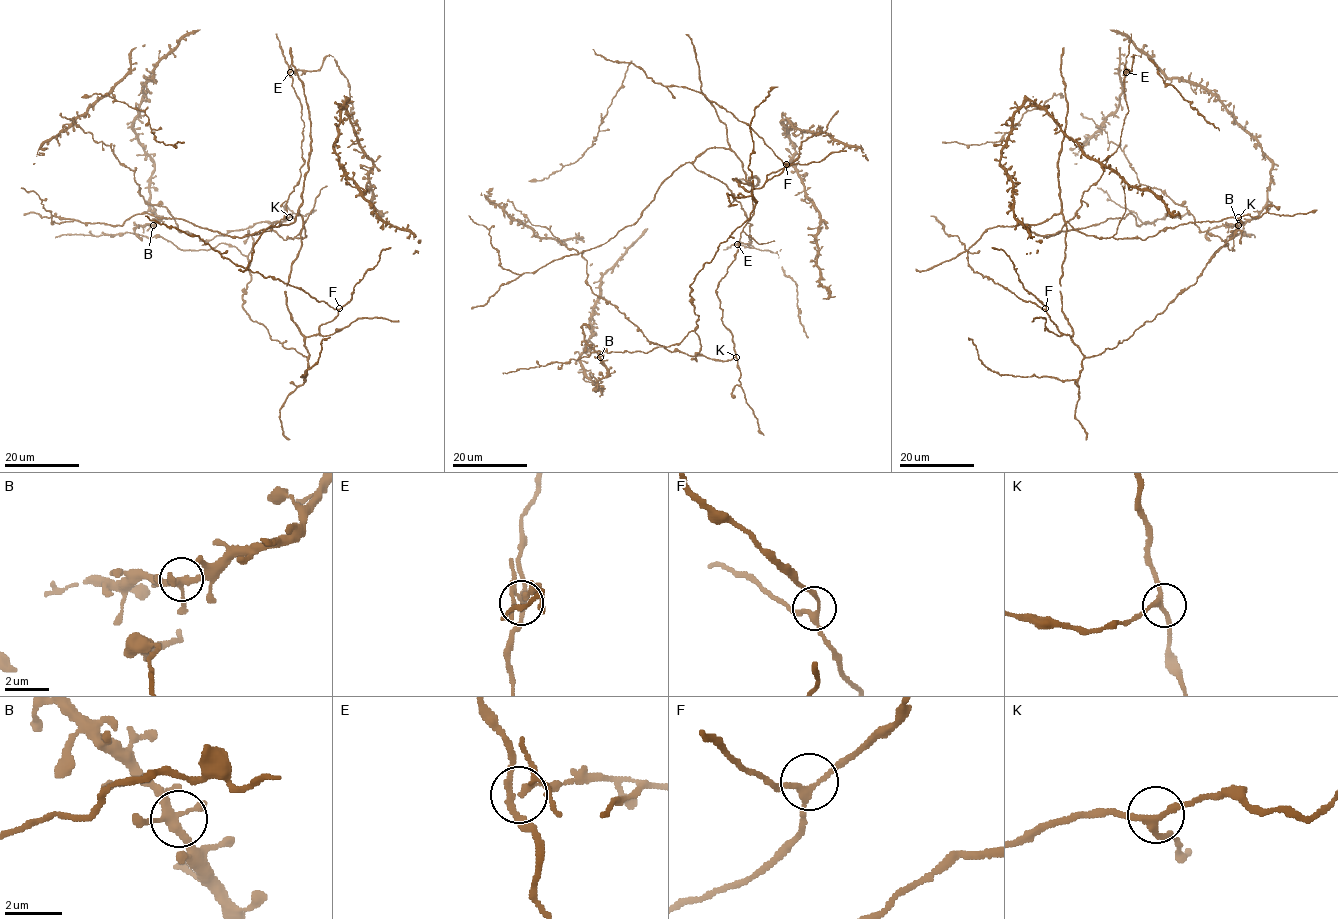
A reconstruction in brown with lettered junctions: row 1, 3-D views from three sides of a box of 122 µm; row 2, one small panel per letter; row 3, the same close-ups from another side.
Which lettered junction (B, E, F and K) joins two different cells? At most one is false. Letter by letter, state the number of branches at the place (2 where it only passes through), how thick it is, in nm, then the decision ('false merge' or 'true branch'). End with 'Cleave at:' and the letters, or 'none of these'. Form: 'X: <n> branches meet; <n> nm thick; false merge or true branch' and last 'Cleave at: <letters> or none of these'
B: 5 branches meet; 280 nm thick; true branch
E: 5 branches meet; 200 nm thick; false merge
F: 3 branches meet; 190 nm thick; true branch
K: 3 branches meet; 200 nm thick; true branch
Cleave at: E

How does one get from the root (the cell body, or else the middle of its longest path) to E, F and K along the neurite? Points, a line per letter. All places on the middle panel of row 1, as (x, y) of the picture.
E: (700, 339), (735, 355), (716, 289), (753, 213), (710, 147), (692, 164), (744, 210), (737, 244)
F: (700, 339), (695, 331), (698, 315), (690, 284), (719, 244), (750, 217), (756, 202), (752, 190), (786, 164)
K: (700, 339), (701, 349), (695, 356), (721, 360), (736, 357)

